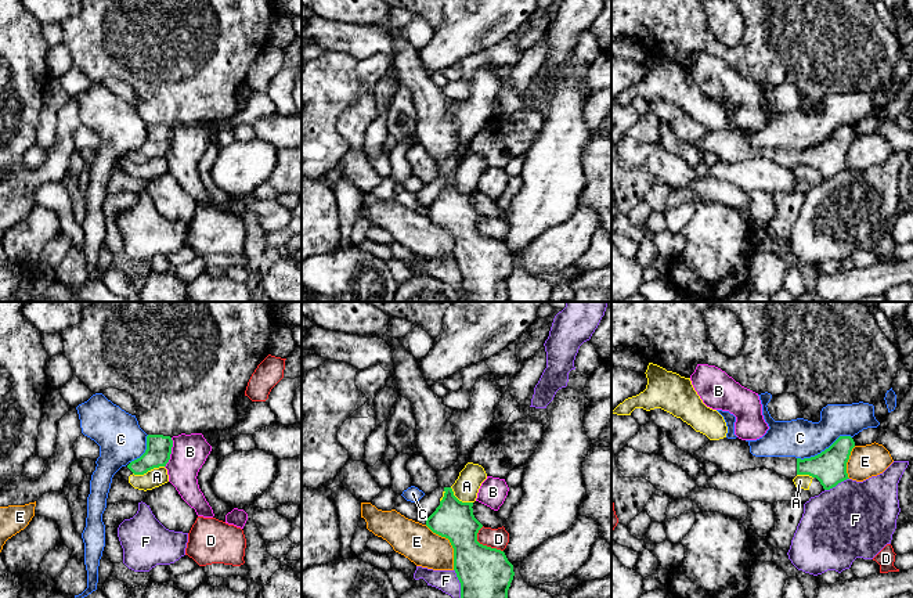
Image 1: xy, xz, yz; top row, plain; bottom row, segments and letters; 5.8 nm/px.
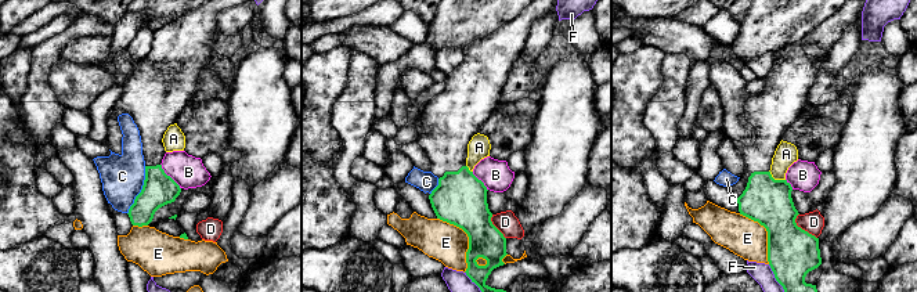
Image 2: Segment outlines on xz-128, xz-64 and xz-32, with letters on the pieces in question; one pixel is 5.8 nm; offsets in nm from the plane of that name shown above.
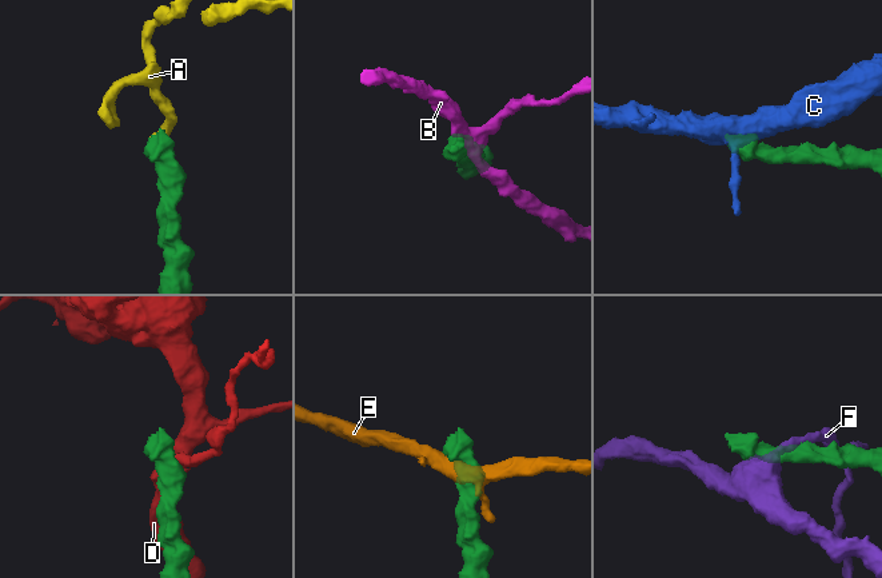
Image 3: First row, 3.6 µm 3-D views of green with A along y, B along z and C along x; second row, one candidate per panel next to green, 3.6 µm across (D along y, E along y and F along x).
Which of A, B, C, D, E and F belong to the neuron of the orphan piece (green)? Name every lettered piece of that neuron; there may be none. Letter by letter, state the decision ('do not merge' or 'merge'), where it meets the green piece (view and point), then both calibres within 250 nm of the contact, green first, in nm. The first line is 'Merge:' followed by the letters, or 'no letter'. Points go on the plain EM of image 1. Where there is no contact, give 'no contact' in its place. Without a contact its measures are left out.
Merge: no letter
A: do not merge; contact xy (148, 159); calibres 150 and 110 nm
B: do not merge; contact xy (170, 143); calibres 150 and 200 nm
C: do not merge; contact yz (825, 140); calibres 200 and 220 nm
D: do not merge; contact xz (482, 234); calibres 300 and 120 nm
E: do not merge; contact xz (450, 231); calibres 300 and 220 nm
F: do not merge; contact xz (461, 280); calibres 300 and 130 nm

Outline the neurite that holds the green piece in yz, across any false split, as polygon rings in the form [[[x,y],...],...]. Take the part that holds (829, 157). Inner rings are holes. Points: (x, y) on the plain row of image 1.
[[[840,126],[829,138],[811,148],[755,147],[750,143],[748,132],[723,127],[710,130],[690,145],[699,152],[717,154],[719,161],[728,163],[766,158],[788,169],[809,165],[816,167],[824,180],[830,180],[849,169],[847,152],[854,137],[855,132],[851,126]]]

